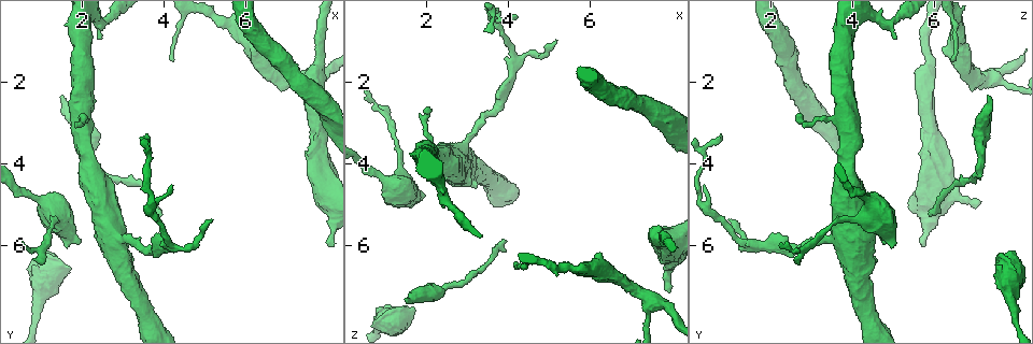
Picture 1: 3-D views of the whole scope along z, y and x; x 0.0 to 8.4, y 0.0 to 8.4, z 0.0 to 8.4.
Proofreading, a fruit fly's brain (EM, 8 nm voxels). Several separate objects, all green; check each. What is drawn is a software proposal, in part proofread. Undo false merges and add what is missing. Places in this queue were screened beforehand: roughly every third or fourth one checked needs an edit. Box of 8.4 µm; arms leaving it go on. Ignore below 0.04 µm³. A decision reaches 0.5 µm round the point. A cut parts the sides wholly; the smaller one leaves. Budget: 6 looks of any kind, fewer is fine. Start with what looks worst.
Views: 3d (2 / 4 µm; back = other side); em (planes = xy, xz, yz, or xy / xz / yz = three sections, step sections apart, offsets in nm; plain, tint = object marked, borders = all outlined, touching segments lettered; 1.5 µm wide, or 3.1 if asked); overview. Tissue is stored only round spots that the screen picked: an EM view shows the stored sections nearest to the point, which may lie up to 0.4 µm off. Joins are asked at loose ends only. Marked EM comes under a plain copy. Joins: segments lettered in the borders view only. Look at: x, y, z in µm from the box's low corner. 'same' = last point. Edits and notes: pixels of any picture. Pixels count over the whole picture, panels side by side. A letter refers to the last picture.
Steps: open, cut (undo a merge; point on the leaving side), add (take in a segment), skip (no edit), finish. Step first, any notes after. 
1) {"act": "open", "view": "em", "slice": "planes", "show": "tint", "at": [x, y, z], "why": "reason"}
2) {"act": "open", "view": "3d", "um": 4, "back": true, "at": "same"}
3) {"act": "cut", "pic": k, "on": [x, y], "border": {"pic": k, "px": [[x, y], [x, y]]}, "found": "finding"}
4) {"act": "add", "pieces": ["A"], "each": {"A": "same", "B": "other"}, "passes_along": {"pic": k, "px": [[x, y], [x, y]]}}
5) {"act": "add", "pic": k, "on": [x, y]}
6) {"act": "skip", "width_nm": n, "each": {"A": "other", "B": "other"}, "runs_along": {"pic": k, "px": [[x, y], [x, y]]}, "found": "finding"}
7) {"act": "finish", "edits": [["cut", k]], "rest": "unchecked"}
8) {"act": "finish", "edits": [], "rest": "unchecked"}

{"act": "open", "view": "em", "slice": "yz", "step": 4, "show": "borders", "at": [1.50, 2.35, 7.30], "why": "an open end"}

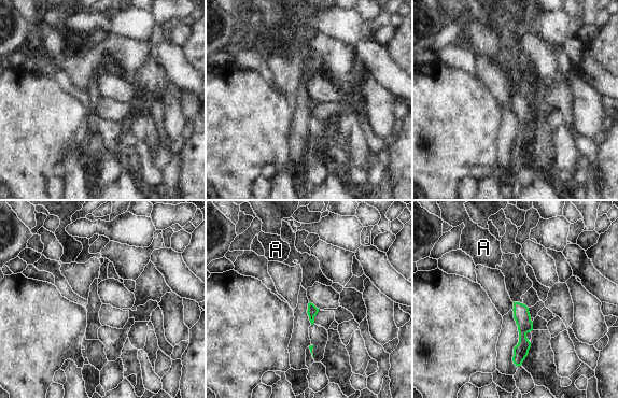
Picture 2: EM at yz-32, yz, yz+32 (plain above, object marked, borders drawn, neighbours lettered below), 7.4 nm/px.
{"act": "open", "view": "em", "slice": "planes", "show": "borders", "at": "same", "why": "another direction"}

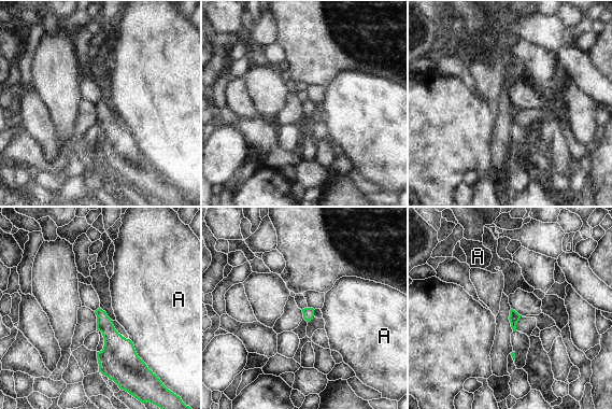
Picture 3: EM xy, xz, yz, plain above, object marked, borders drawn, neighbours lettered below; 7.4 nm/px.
{"act": "skip", "each": {"A": "other"}, "border": {"pic": 3, "px": [[129, 338], [137, 355], [147, 366]]}, "found": "no lettered segment goes on from it"}

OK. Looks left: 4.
{"act": "open", "view": "em", "slice": "planes", "show": "borders", "at": [3.70, 3.25, 0.80], "why": "free end"}

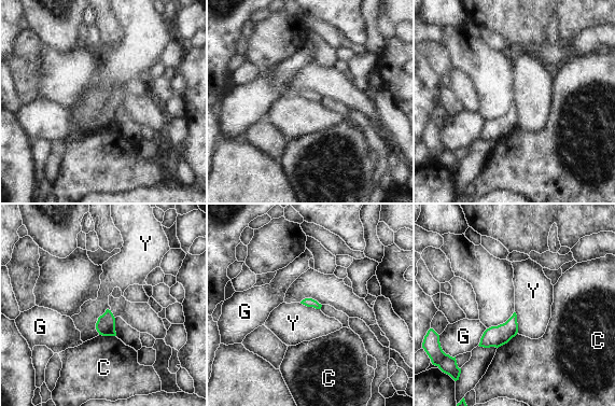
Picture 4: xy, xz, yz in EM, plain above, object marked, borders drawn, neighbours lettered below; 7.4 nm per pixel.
{"act": "skip", "each": {"C": "other", "G": "other", "Y": "other"}, "border": {"pic": 4, "px": [[110, 309], [98, 318], [98, 334]]}, "found": "none of them fits"}

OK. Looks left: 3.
{"act": "open", "view": "em", "slice": "planes", "show": "tint", "at": [3.95, 5.25, 5.90], "why": "an open end"}

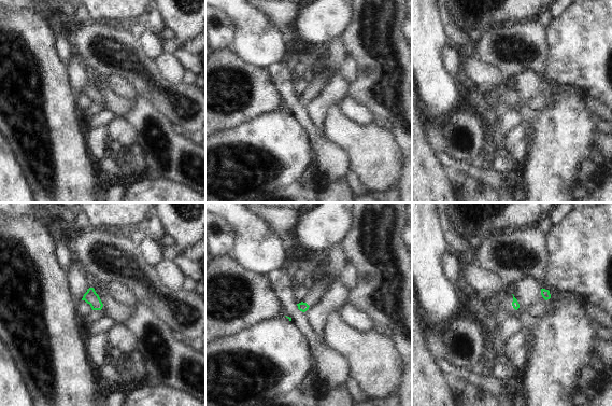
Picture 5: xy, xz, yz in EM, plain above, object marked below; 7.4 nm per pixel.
{"act": "open", "view": "em", "slice": "planes", "show": "borders", "at": "same"}

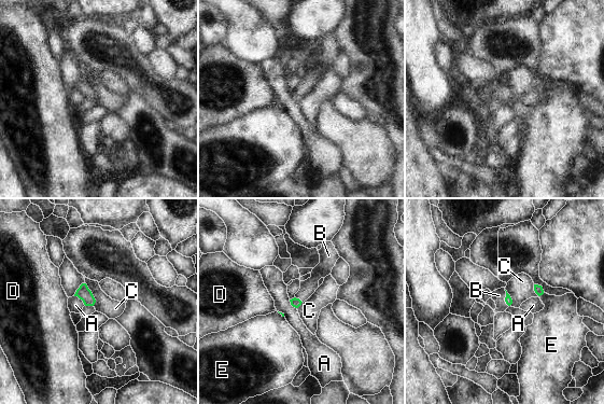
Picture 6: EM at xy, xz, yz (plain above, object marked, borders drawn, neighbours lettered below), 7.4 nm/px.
{"act": "add", "pieces": ["B"], "each": {"A": "other", "B": "same", "C": "other", "D": "other", "E": "other"}, "found": "it goes on there"}

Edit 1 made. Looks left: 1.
{"act": "finish", "edits": [["add", 6]], "rest": "unchecked"}

